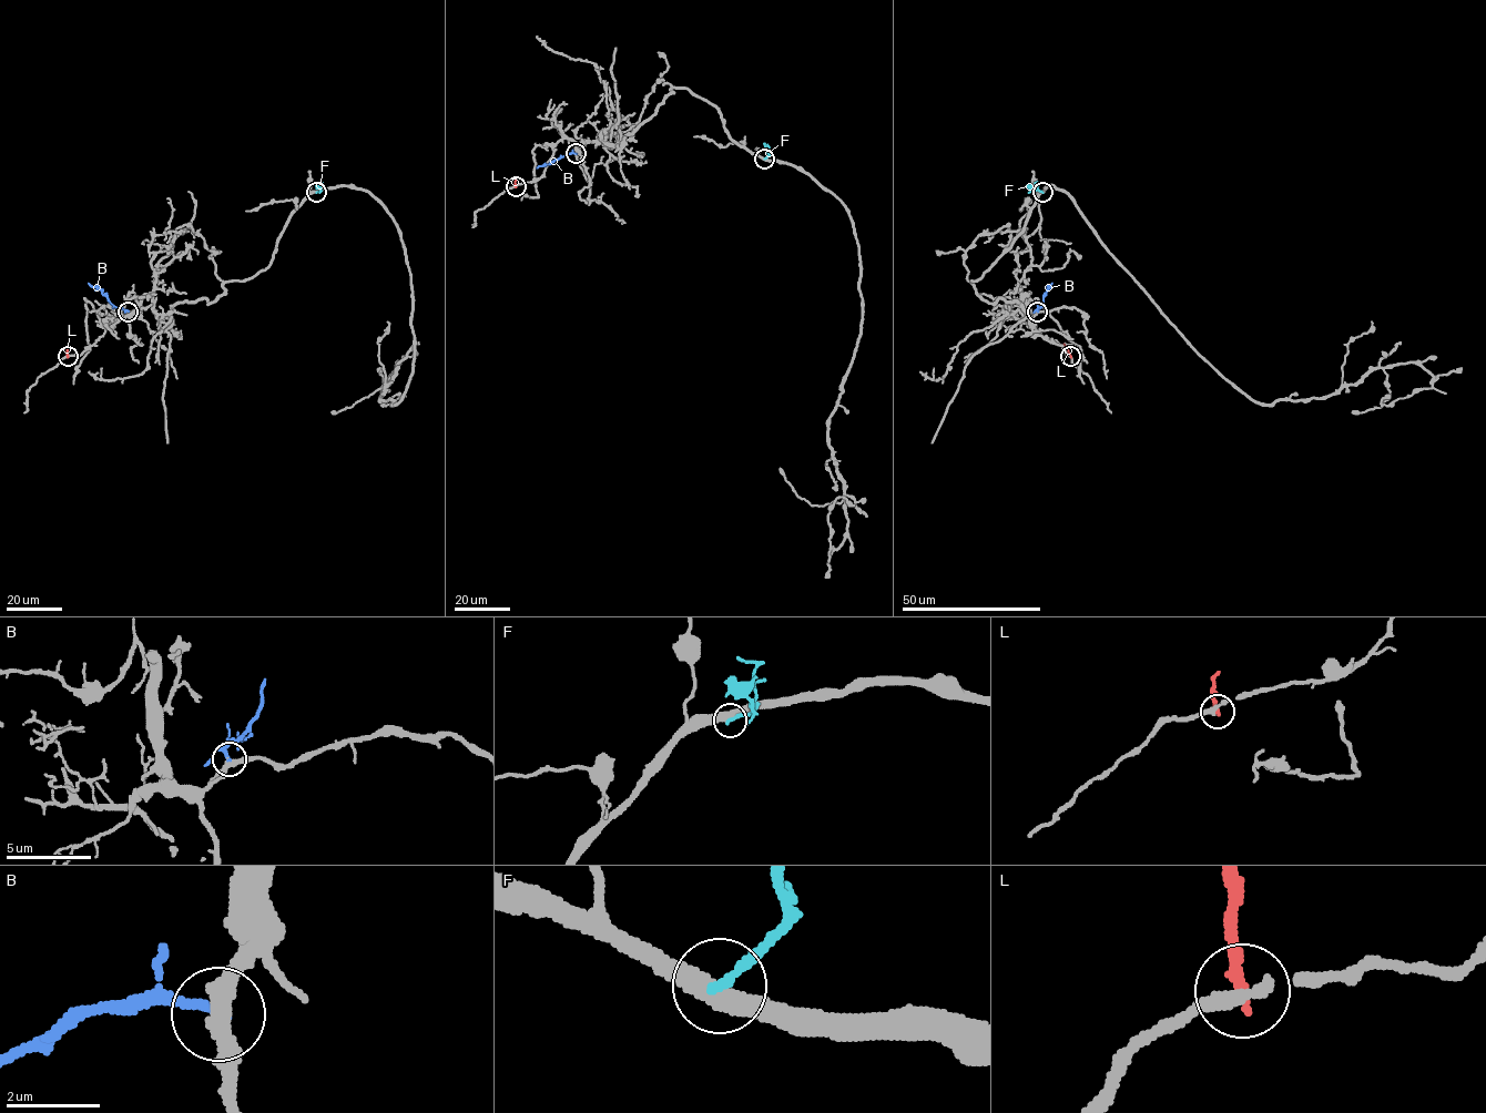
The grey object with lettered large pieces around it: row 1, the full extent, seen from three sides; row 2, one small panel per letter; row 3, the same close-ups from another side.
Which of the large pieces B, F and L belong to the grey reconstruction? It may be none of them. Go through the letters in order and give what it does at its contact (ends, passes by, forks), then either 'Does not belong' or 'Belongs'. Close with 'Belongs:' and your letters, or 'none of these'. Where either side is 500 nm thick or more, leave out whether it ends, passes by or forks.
B: It ends there. Belongs
F: It ends there. Does not belong
L: It ends there. Does not belong
Belongs: B

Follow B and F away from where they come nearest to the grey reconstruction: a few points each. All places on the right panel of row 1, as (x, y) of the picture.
B: (1037, 312), (1052, 283)
F: (1042, 192), (1027, 185)

